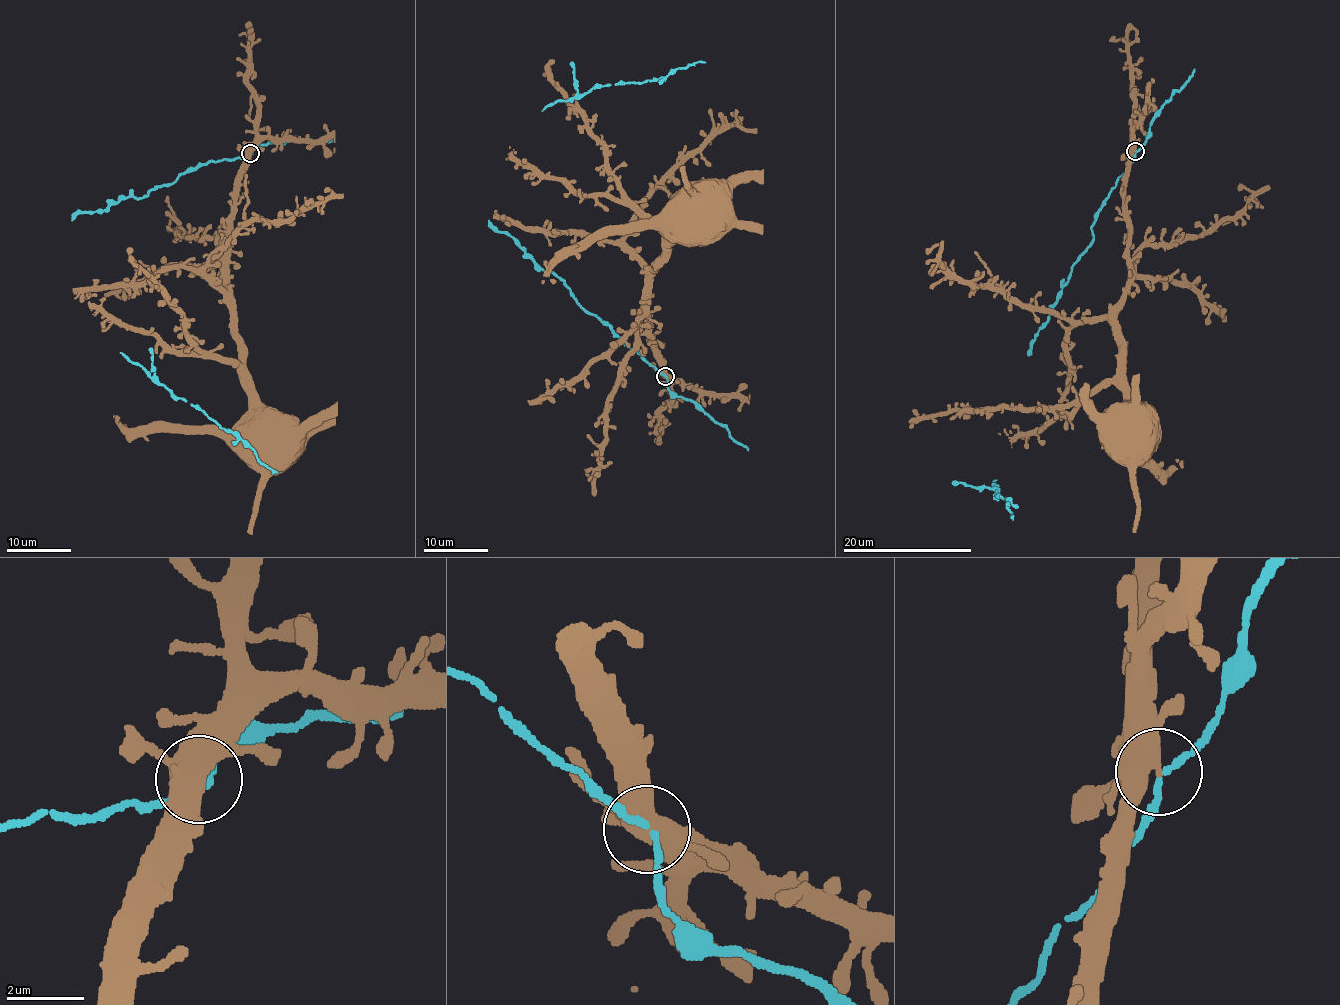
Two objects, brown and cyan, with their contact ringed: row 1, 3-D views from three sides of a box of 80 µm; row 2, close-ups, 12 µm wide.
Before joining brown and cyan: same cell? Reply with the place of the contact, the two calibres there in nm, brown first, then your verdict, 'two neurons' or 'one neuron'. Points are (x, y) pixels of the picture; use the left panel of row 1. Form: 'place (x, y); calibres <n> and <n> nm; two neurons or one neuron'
place (250, 153); calibres 380 and 150 nm; two neurons

